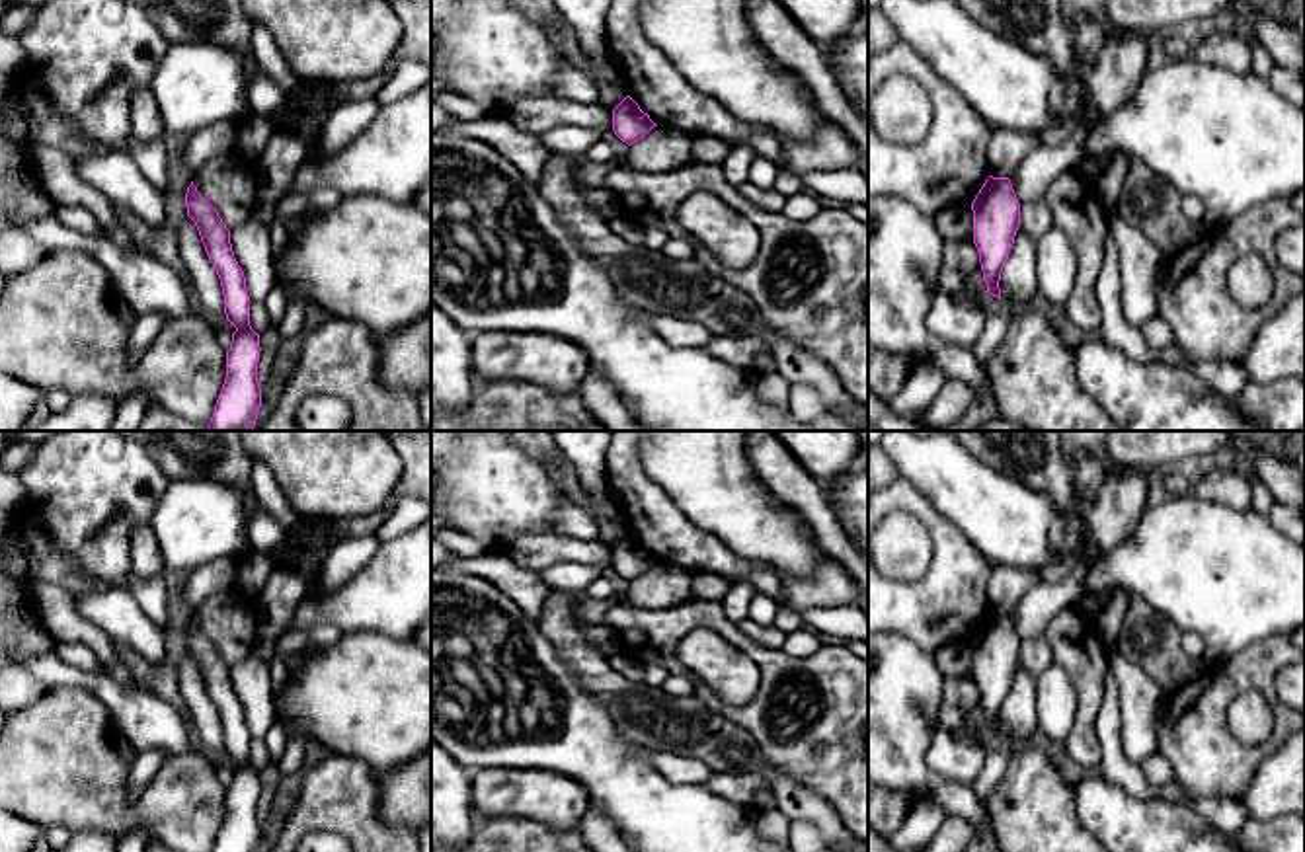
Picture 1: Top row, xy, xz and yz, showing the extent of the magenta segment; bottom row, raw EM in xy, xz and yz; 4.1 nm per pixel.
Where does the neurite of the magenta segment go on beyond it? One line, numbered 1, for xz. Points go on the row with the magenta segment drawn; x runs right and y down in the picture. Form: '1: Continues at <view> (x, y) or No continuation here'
1: No continuation here

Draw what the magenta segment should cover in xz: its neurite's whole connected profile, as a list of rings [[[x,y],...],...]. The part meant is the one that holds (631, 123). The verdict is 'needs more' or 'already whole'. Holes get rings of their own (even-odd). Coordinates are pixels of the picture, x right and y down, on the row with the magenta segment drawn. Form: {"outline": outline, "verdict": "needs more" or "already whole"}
{"outline": [[[630,96],[613,109],[613,131],[628,146],[644,138],[653,127],[657,125]]], "verdict": "already whole"}

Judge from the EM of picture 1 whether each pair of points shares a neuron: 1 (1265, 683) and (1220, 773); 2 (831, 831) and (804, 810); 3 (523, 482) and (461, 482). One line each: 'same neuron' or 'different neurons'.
1: same neuron
2: same neuron
3: same neuron

